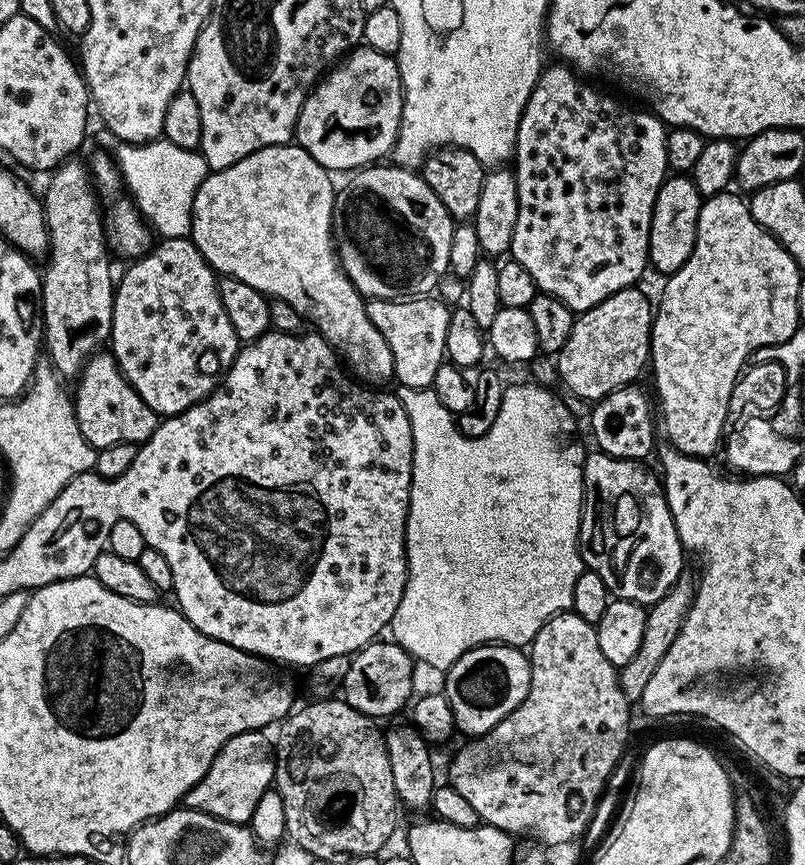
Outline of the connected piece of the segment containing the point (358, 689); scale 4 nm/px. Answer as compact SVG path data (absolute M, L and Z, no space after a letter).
M388 638L377 639L352 656L350 670L346 670L342 699L367 716L392 716L404 703L407 705L413 699L412 667L412 655L402 645Z

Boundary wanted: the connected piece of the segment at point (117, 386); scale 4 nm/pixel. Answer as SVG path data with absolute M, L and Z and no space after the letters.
M97 354L88 359L75 381L74 407L86 442L93 448L109 448L115 444L141 445L154 434L158 413L126 382L116 359L110 354Z

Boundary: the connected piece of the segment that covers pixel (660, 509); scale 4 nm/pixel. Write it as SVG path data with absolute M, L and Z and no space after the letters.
M592 450L585 455L584 458L584 508L580 511L580 556L584 560L584 567L589 572L598 574L598 578L602 578L602 582L606 582L609 597L617 600L629 600L641 606L651 606L658 602L658 598L662 598L662 594L666 594L666 590L670 590L670 586L674 586L674 582L678 582L678 578L685 571L684 556L686 557L686 549L680 545L678 538L678 530L674 526L674 518L670 514L670 506L668 499L664 496L662 480L655 471L644 468L641 472L632 472L633 465L622 458L614 458L610 454L599 450Z

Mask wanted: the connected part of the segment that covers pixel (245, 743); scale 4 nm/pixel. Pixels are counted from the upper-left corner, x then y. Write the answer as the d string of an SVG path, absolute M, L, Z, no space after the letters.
M263 731L243 732L234 738L230 738L230 742L226 742L222 746L222 750L214 758L210 770L206 770L203 778L184 795L183 807L205 812L214 818L222 818L226 822L247 825L254 814L254 806L258 806L258 798L262 798L262 794L273 787L276 774L274 748L269 737L267 740L264 735Z

